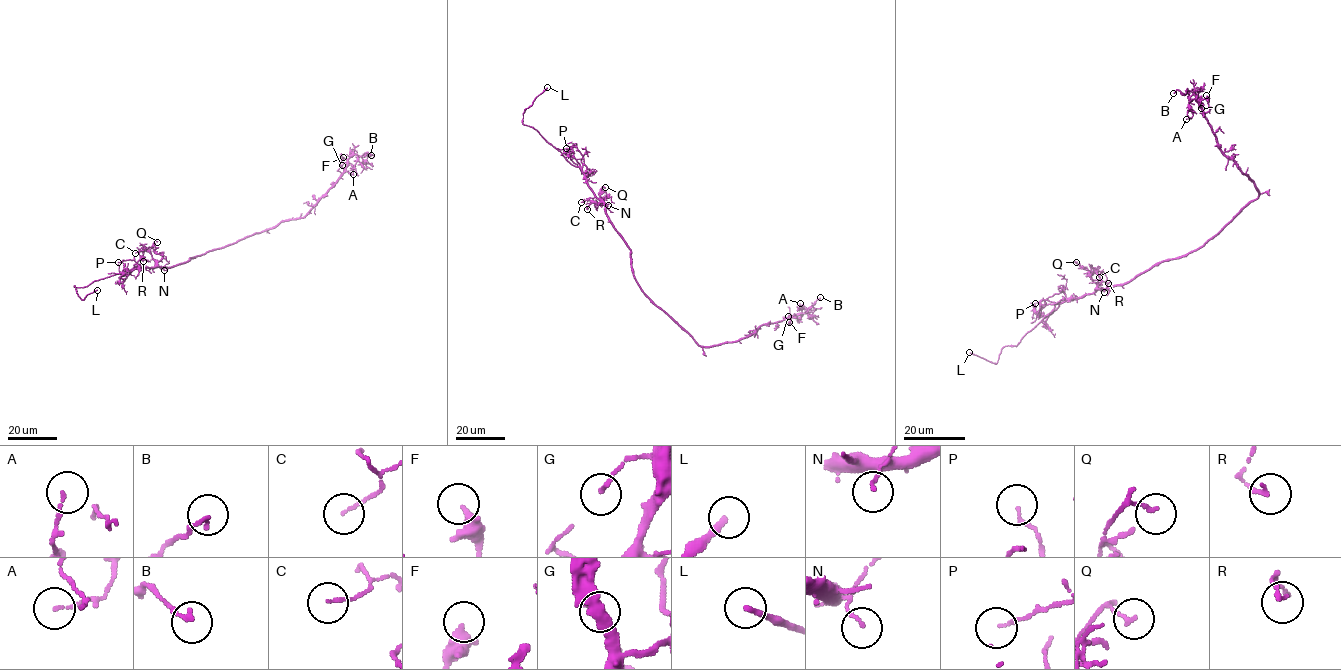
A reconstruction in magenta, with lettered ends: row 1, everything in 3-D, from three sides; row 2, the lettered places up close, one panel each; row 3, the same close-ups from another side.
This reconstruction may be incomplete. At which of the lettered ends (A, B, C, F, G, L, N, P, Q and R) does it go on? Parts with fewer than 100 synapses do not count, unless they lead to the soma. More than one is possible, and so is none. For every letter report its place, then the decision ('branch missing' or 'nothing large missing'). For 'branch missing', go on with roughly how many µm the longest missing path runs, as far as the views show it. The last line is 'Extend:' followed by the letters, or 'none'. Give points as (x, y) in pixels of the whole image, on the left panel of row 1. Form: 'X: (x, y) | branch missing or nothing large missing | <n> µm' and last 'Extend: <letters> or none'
A: (353, 174) | nothing large missing
B: (371, 155) | nothing large missing
C: (135, 253) | nothing large missing
F: (343, 157) | nothing large missing
G: (342, 165) | nothing large missing
L: (97, 290) | branch missing | 20 µm
N: (164, 270) | nothing large missing
P: (118, 262) | nothing large missing
Q: (157, 242) | nothing large missing
R: (143, 261) | nothing large missing
Extend: L

